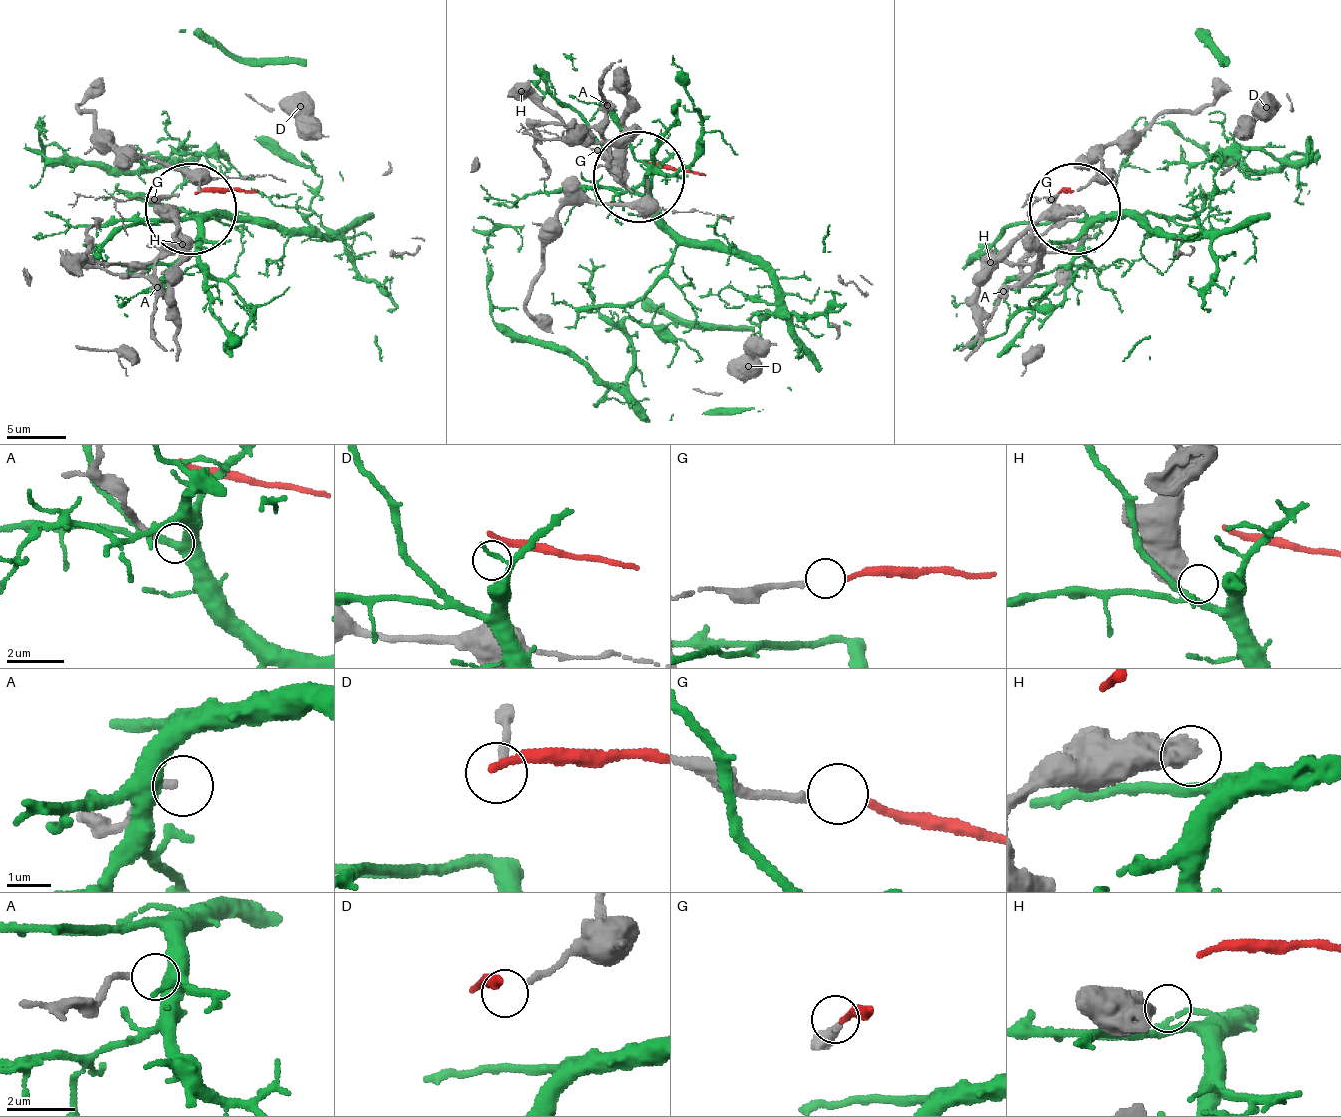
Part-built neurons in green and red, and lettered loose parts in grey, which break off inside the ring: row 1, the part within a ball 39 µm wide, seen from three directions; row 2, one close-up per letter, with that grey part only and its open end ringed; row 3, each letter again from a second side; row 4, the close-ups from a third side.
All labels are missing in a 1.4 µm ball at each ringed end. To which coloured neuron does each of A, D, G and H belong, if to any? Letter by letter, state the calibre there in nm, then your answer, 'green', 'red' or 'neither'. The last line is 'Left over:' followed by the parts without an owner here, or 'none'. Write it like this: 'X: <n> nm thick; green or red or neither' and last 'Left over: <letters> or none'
A: 160 nm thick; neither
D: 170 nm thick; neither
G: 180 nm thick; red
H: 650 nm thick; neither
Left over: A, D, H

